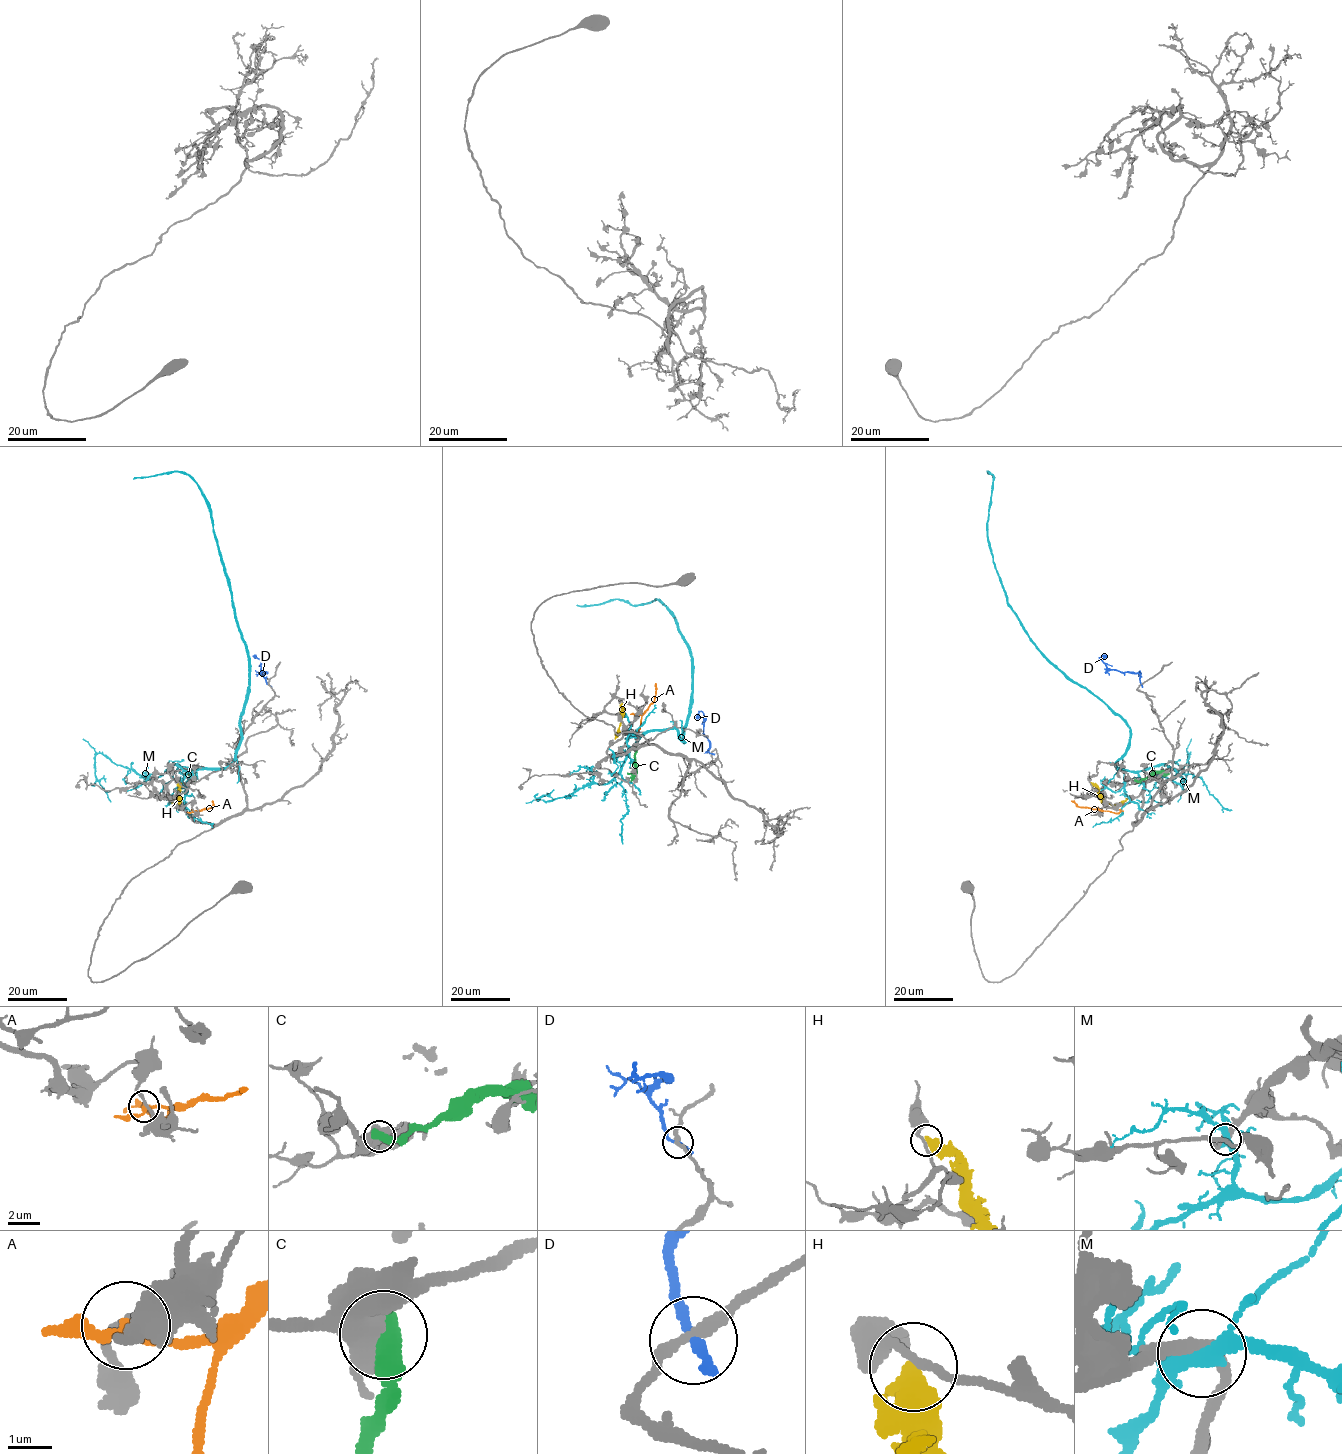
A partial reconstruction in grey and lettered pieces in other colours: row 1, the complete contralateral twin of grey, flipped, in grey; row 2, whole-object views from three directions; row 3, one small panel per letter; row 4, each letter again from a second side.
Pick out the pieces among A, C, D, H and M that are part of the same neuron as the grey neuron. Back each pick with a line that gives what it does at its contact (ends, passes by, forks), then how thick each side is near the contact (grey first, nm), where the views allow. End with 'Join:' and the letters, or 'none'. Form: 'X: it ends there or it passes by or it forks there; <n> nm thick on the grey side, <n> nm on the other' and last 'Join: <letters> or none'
Join: none

